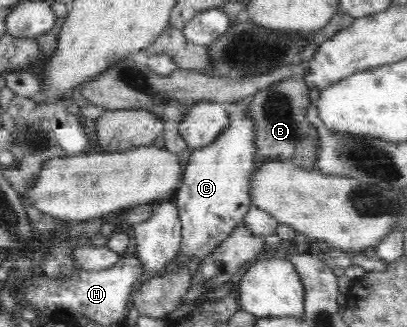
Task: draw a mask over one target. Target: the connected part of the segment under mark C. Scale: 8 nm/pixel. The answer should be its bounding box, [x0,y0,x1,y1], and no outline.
[169,100,256,269]

